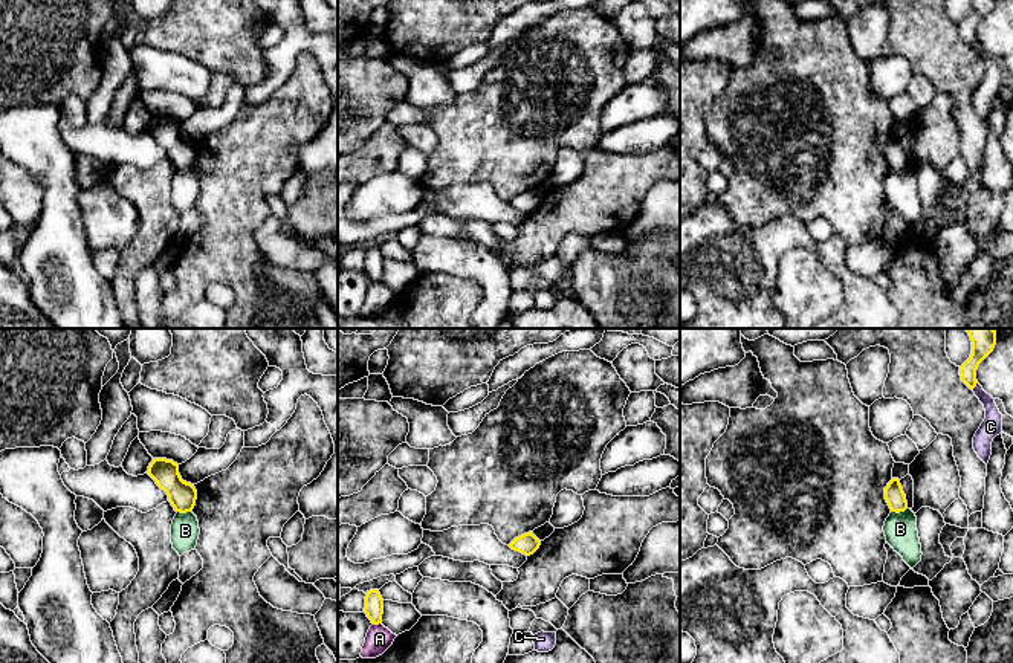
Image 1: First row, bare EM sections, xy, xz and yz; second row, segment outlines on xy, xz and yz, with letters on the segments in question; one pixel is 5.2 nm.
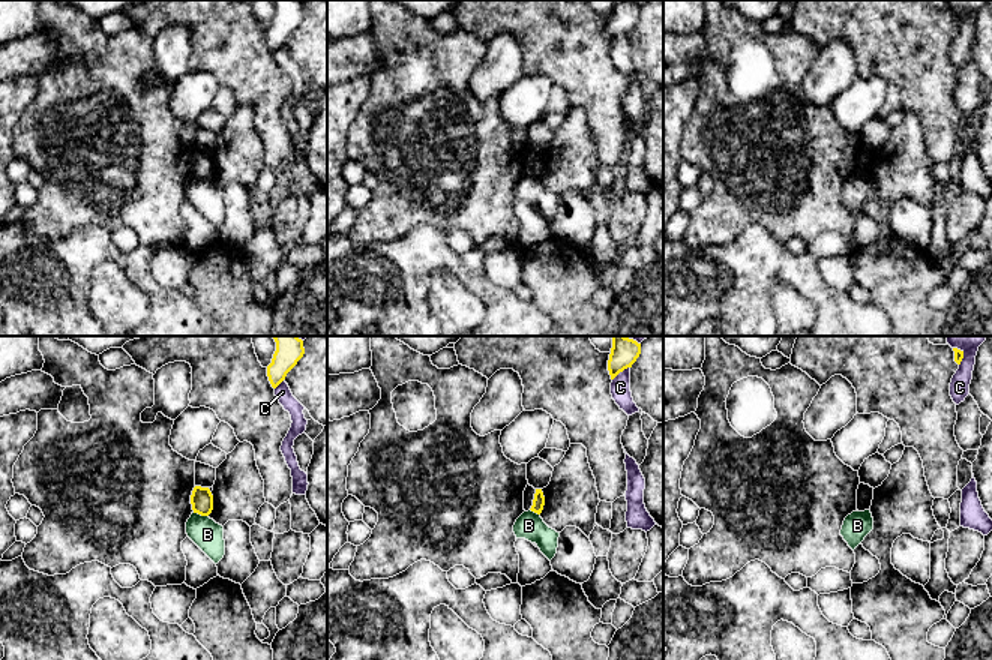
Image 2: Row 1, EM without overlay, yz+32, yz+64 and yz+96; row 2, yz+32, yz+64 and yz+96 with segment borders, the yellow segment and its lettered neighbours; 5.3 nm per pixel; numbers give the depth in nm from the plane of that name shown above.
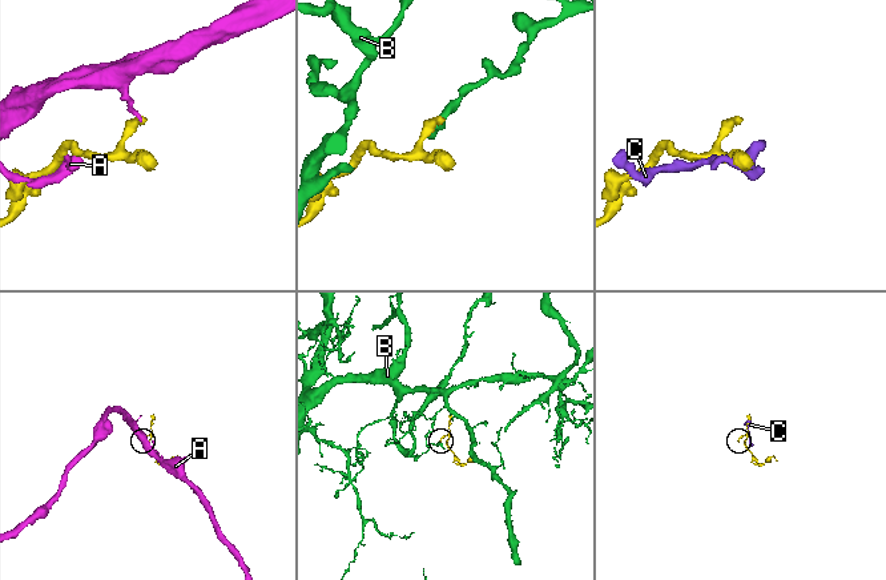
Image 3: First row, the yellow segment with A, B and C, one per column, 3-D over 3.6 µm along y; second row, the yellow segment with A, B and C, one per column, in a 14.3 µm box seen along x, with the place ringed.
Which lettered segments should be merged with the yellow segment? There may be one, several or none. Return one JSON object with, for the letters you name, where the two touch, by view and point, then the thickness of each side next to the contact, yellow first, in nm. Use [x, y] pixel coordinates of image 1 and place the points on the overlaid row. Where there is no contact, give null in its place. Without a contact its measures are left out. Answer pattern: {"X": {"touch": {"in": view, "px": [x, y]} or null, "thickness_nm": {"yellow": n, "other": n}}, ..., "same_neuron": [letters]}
{"same_neuron": []}

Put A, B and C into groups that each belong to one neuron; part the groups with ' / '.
A / B / C

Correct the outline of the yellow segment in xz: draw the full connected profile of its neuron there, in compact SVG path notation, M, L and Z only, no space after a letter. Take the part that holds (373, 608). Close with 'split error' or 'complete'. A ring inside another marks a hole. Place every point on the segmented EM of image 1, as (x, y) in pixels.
M370 590L365 593L365 608L364 613L371 620L371 623L379 625L382 623L384 614L384 599L379 590Z | complete

